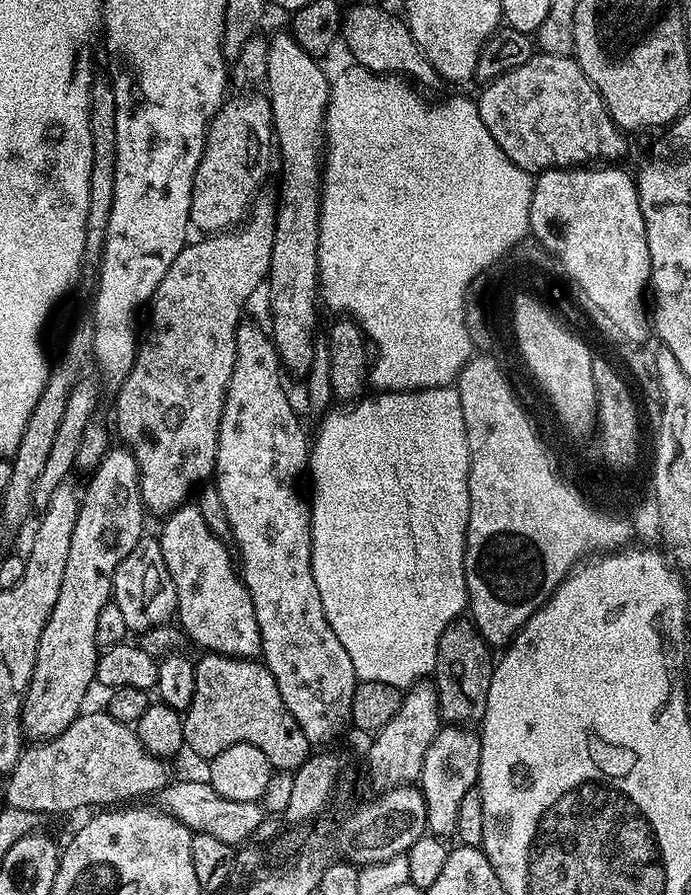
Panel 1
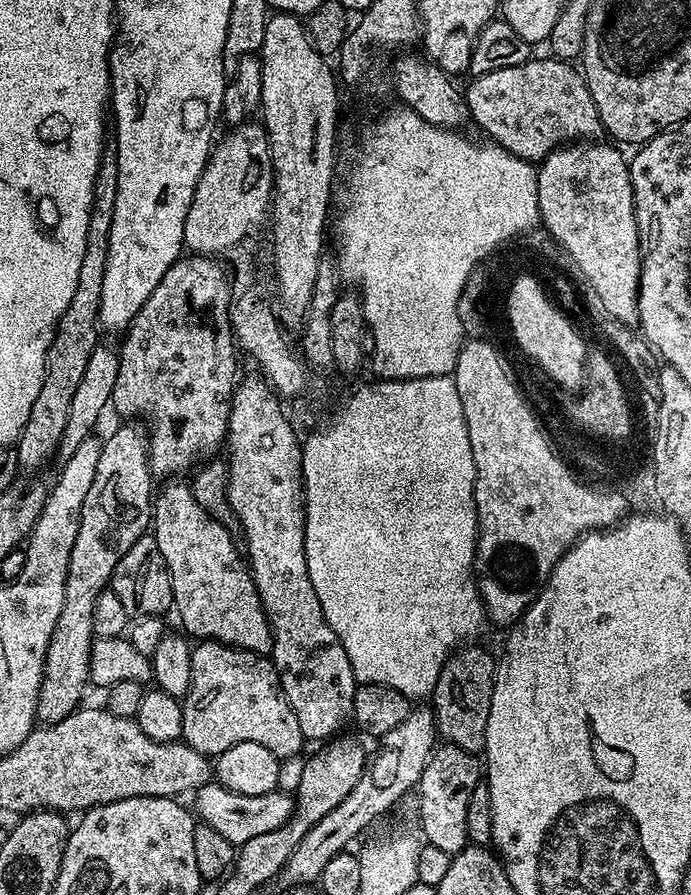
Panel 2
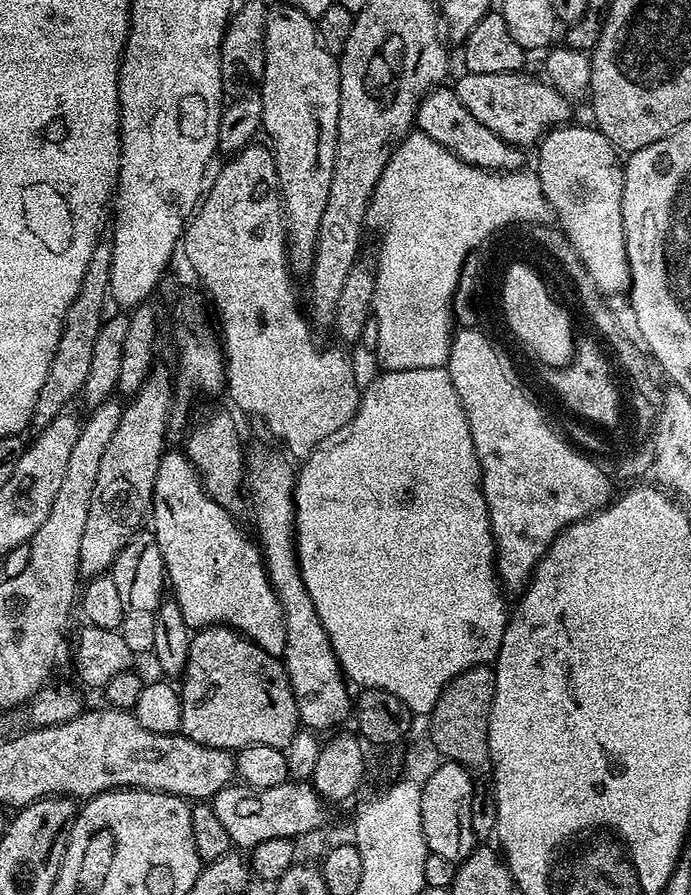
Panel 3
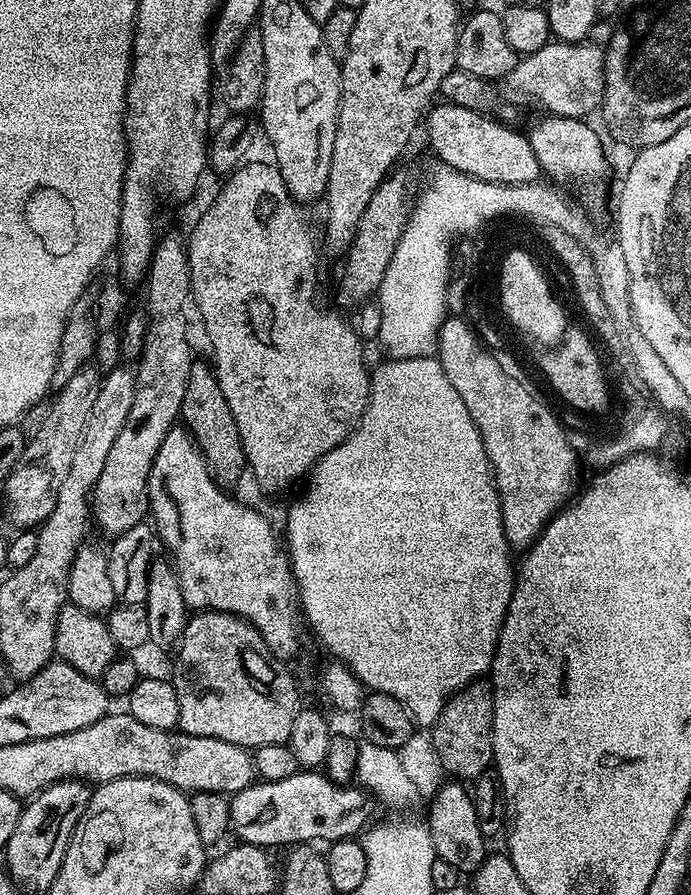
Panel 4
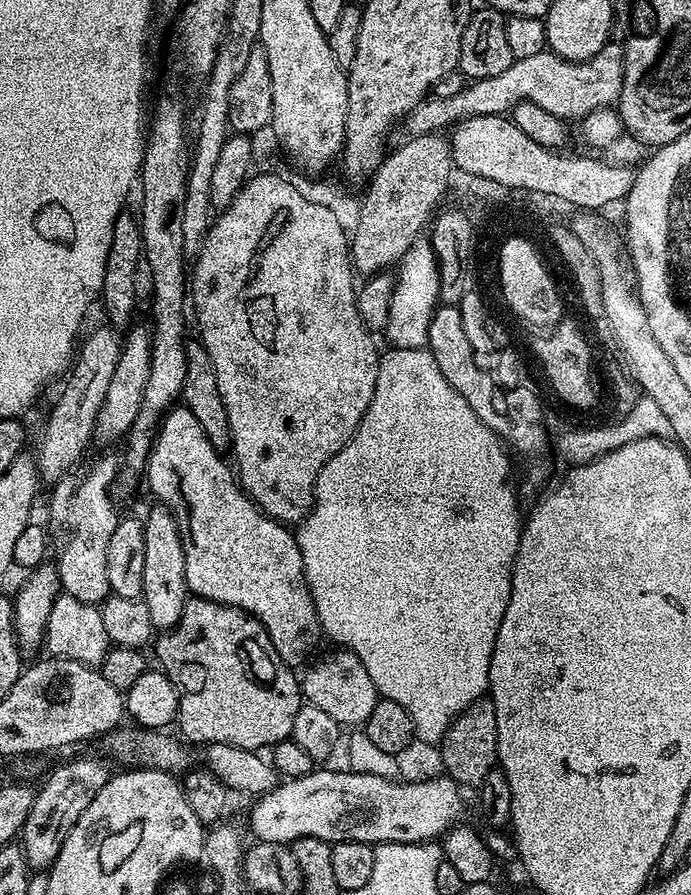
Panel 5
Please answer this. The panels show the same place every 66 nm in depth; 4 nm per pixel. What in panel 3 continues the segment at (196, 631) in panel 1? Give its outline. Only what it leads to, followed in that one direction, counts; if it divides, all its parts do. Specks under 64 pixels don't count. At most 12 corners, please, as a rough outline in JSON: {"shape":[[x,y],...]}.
{"shape":[[165,451],[150,531],[189,629],[286,650],[264,554]]}

